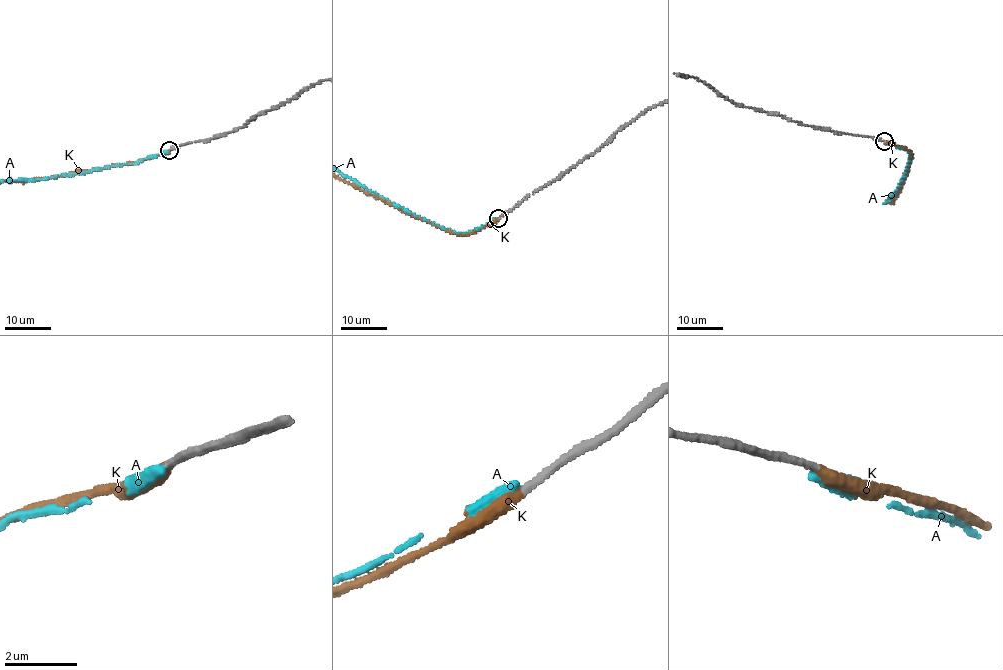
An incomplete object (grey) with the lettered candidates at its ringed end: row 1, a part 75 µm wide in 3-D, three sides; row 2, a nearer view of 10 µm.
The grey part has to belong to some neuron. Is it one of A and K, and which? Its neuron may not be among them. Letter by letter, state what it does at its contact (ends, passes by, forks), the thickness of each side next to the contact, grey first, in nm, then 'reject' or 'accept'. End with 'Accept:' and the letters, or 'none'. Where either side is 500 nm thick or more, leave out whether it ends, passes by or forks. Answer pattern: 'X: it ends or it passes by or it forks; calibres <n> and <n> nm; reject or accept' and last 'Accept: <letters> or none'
A: it ends; calibres 220 and 320 nm; reject
K: it ends; calibres 220 and 360 nm; accept
Accept: K

